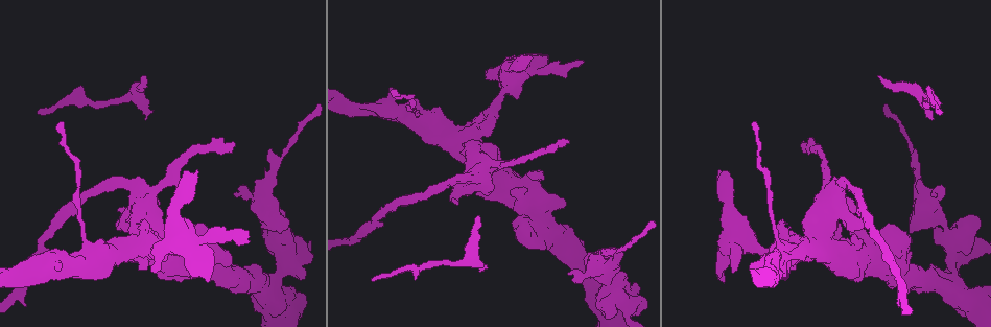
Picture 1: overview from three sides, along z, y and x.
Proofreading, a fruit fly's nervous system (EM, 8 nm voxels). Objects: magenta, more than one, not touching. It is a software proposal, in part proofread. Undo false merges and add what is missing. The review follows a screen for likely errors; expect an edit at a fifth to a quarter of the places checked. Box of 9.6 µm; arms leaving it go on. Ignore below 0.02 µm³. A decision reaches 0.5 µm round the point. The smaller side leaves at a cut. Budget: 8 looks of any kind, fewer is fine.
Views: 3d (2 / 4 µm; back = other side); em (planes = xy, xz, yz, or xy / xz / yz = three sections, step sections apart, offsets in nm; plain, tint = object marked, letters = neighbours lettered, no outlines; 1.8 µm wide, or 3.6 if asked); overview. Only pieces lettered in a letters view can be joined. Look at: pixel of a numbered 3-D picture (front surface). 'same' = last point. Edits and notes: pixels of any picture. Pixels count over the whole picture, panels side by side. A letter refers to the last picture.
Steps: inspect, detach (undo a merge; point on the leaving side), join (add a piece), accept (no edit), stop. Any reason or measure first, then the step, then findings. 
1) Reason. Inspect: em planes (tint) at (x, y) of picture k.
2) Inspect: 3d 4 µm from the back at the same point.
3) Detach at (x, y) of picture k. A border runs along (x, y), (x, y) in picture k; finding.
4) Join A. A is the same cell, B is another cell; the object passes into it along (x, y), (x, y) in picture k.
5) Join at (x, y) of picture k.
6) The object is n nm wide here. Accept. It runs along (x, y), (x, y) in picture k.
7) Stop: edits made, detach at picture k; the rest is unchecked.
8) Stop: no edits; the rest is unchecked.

Thin end. Inspect: 3d 4 µm at (940, 111) of picture 1.

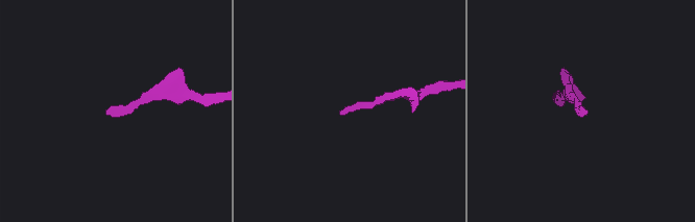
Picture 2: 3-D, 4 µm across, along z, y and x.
Need the tissue. Inspect: em xy step 16 (letters) at (585, 112) of picture 2.

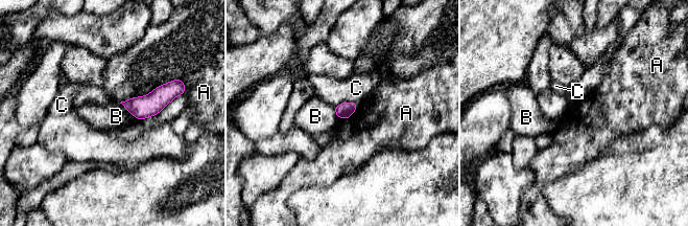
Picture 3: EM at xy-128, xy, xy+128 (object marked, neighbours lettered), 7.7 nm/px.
Another direction. Inspect: em planes (letters) at the same point.

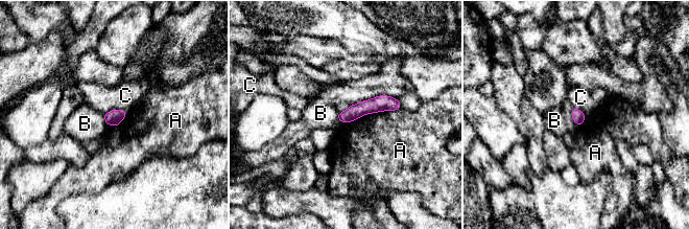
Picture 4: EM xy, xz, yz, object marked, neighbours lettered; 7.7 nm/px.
The object is 90 nm wide here. Accept. A, B and C are other cells; a border runs along (127, 110), (110, 110), (103, 116) in picture 4; no lettered piece goes on from it.

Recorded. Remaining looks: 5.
Inspect: em planes (letters) at (143, 78) of picture 1.

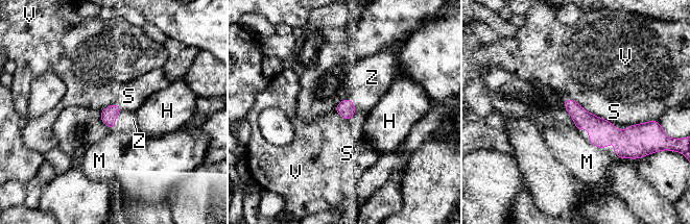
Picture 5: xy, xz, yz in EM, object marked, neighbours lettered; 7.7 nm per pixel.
The longest contact is with S, 360 nm. Join S. S is the same cell, H, M, V and Z are other cells; it goes on there.

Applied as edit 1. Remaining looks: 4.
An open end. Inspect: em planes (tint) at (24, 304) of picture 1.

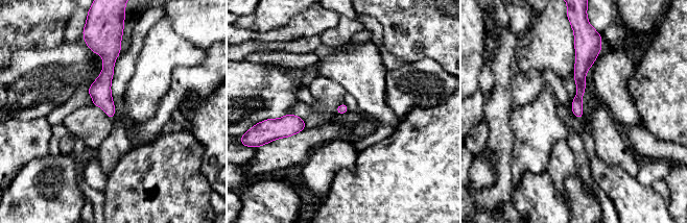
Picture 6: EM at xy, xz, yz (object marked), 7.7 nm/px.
Inspect: em planes (letters) at the same point.

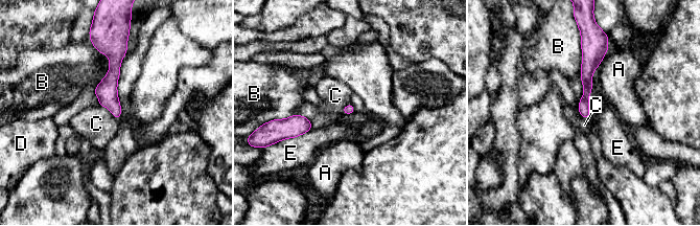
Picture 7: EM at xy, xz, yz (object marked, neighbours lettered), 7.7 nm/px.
The longest contact is with B, 380 nm. Accept. A, B, C, D and E are other cells; it runs along (111, 46), (111, 102), (117, 115) in picture 7; none of them fits.

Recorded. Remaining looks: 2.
Stop: edits made, join at picture 5; the rest is unchecked.

